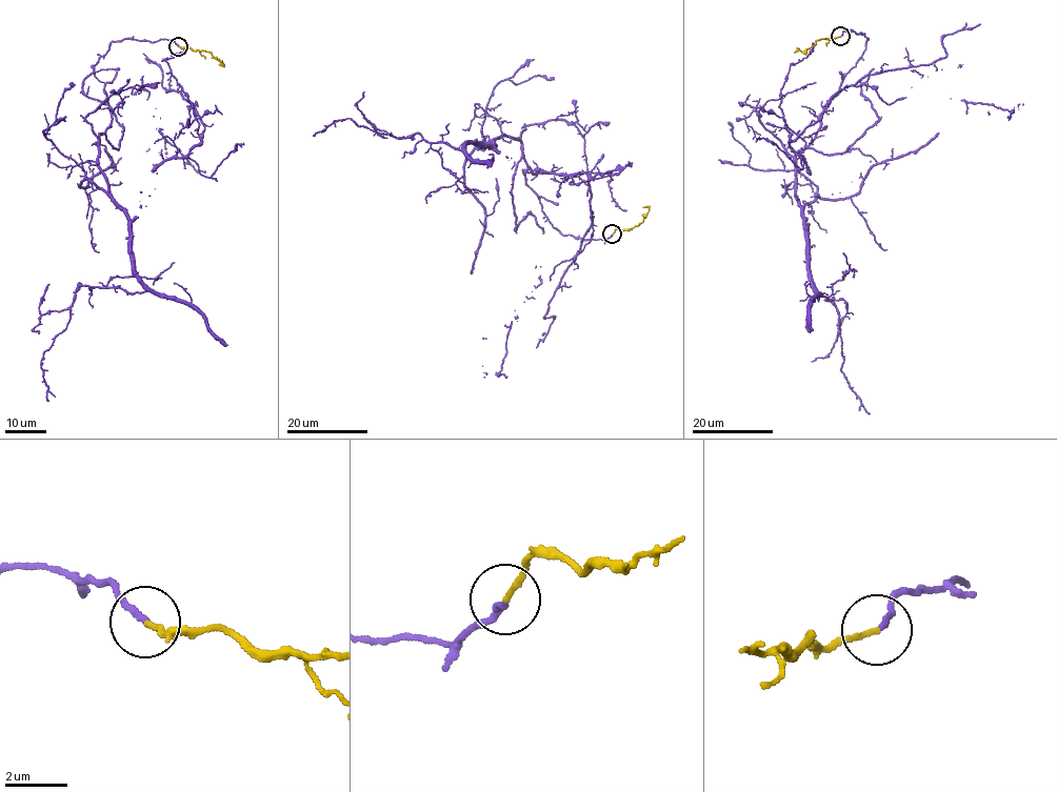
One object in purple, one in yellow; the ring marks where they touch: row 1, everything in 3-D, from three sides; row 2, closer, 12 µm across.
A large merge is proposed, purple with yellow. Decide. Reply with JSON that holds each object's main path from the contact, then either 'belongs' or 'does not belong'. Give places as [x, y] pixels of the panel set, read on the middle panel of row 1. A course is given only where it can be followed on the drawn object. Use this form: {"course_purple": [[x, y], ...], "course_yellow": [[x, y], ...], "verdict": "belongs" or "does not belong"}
{"course_purple": [[612, 234], [553, 227], [526, 125], [563, 120], [589, 174], [612, 171], [483, 377]], "course_yellow": [[612, 234], [616, 228], [624, 230], [643, 222], [649, 207], [643, 207]], "verdict": "belongs"}

